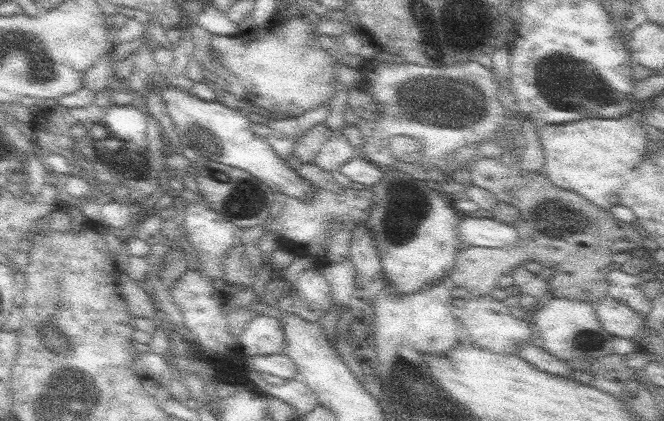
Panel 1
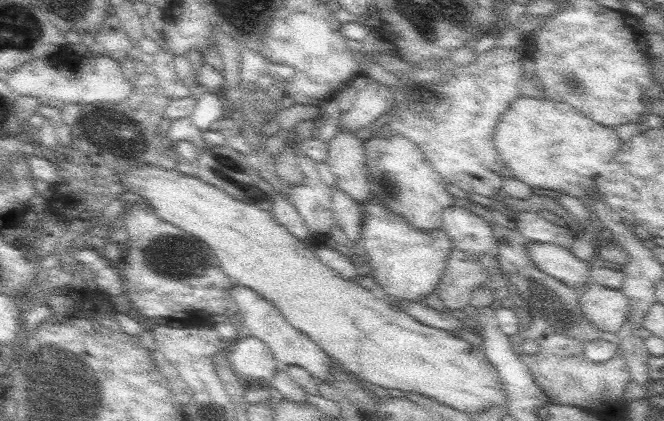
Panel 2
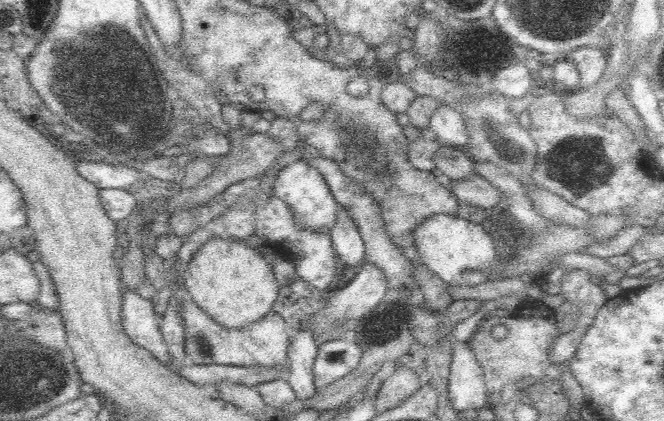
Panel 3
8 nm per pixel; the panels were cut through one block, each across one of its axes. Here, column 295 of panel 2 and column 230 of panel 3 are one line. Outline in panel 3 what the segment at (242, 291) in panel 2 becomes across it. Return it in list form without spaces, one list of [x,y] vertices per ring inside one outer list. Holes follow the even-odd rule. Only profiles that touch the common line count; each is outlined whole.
[[[184,292],[182,300],[182,318],[184,318],[184,342],[186,354],[194,360],[194,364],[202,366],[248,366],[248,368],[272,368],[278,366],[284,374],[288,368],[288,352],[292,338],[288,336],[286,320],[270,310],[264,318],[244,326],[244,328],[224,328],[216,324],[212,316],[208,316],[188,292]]]

